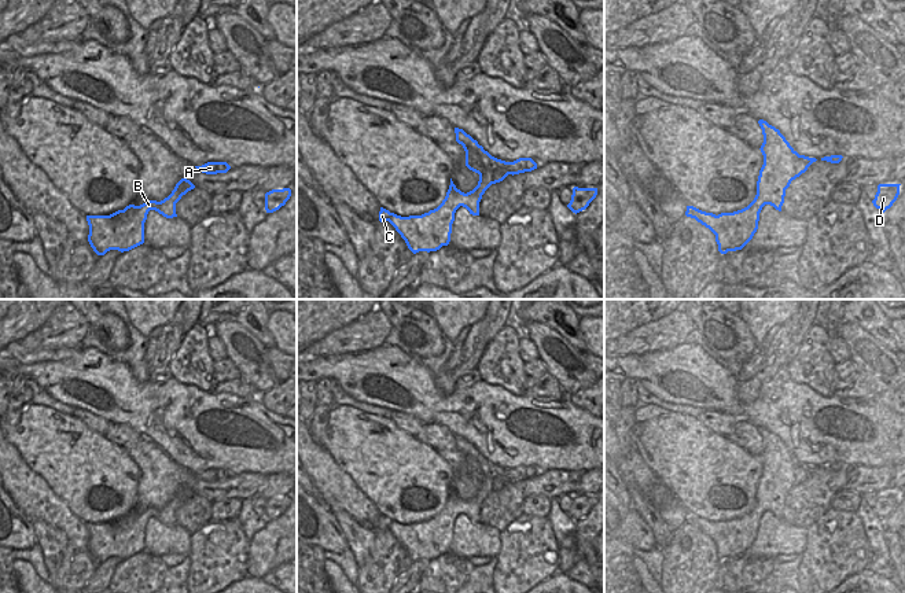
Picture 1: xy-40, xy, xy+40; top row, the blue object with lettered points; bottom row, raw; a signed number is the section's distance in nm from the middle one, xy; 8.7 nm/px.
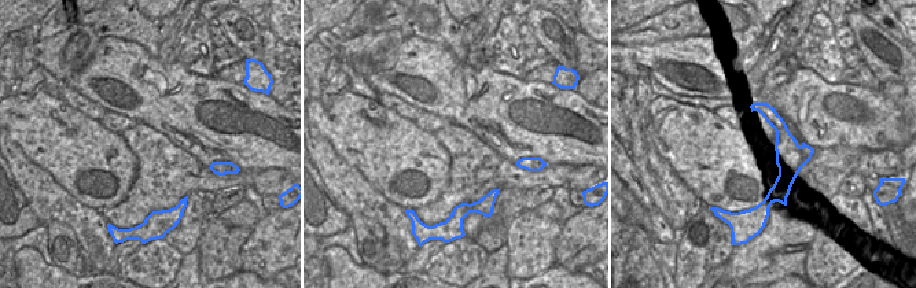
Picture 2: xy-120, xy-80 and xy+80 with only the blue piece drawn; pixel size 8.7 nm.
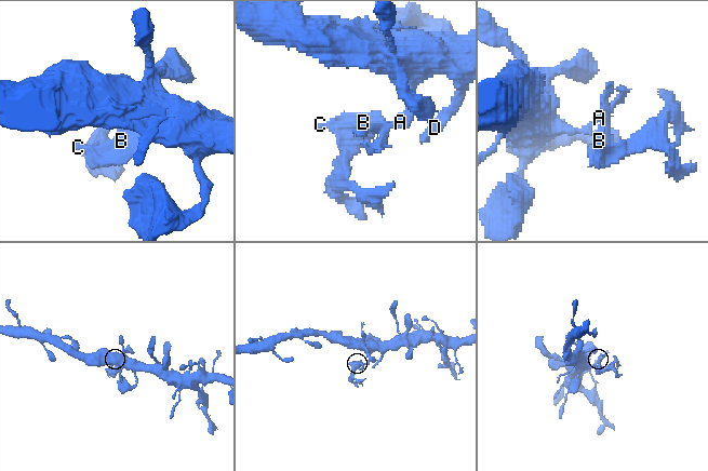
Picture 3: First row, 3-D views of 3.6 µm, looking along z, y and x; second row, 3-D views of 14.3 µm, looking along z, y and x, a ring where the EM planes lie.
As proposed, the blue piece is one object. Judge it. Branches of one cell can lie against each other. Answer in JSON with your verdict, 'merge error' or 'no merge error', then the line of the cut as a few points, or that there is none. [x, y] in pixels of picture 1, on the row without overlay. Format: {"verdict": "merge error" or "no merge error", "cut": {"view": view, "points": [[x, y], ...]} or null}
{"verdict": "merge error", "cut": {"view": "xy", "points": [[495, 468], [510, 481]]}}

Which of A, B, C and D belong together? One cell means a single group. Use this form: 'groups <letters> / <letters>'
groups A D / B C

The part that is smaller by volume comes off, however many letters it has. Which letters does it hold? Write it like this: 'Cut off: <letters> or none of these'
Cut off: B, C

